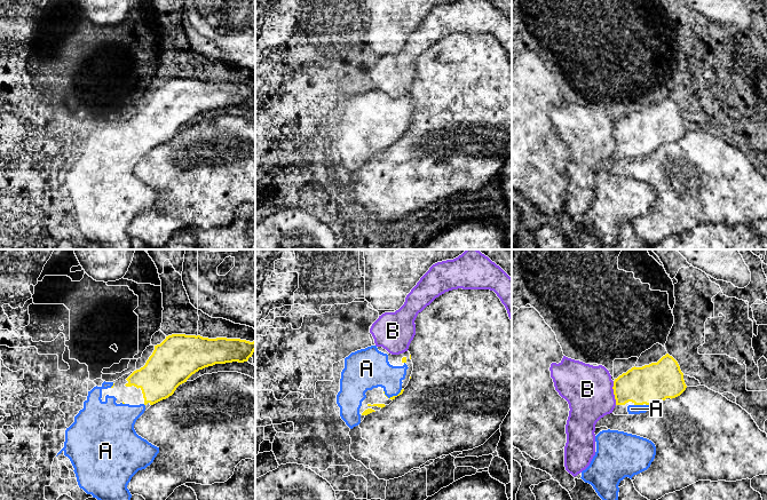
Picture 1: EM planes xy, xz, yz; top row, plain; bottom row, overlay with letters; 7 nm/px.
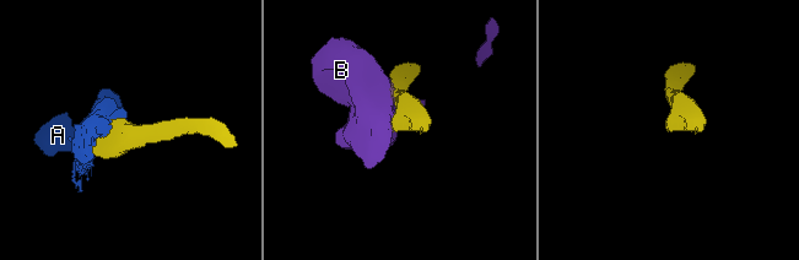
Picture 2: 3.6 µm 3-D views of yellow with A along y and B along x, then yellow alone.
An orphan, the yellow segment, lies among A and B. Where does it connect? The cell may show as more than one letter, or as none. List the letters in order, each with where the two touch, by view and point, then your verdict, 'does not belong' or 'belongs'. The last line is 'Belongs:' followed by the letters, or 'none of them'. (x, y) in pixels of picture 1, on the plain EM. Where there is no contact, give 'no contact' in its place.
A: yz (639, 148) | belongs
B: yz (614, 136) | does not belong
Belongs: A

